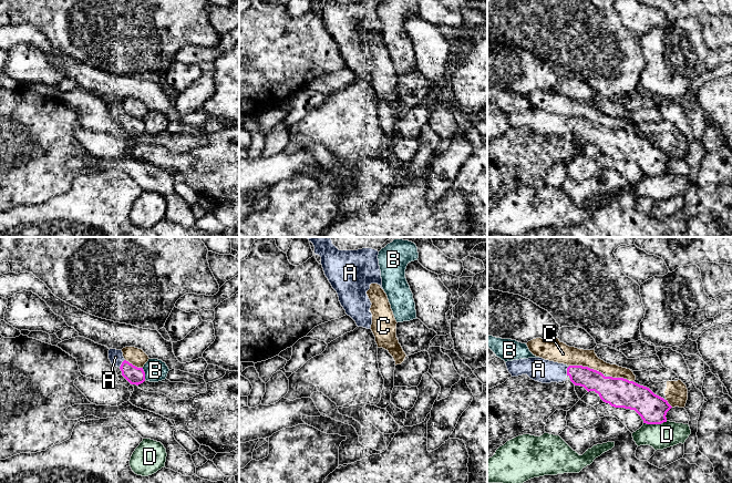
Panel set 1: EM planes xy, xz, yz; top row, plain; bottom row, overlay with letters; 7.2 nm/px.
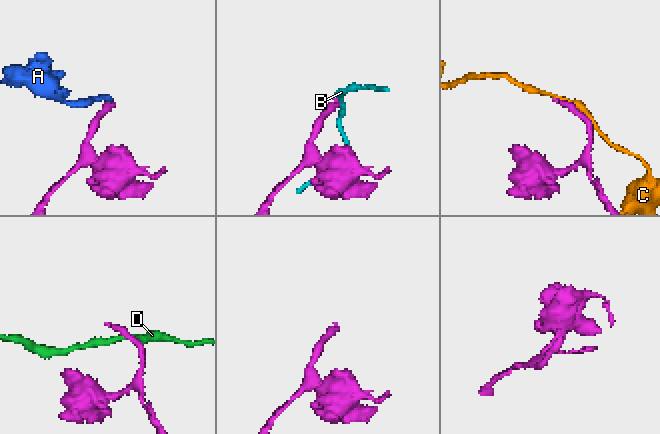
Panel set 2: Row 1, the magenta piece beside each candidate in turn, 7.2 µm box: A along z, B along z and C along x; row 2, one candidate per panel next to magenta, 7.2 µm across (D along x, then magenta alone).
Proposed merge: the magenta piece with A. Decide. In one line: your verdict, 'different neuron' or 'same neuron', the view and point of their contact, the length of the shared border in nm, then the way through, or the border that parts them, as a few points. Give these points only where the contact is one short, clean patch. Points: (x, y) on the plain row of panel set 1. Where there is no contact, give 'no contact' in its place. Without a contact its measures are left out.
same neuron; contact yz (567, 123); length 70 nm

